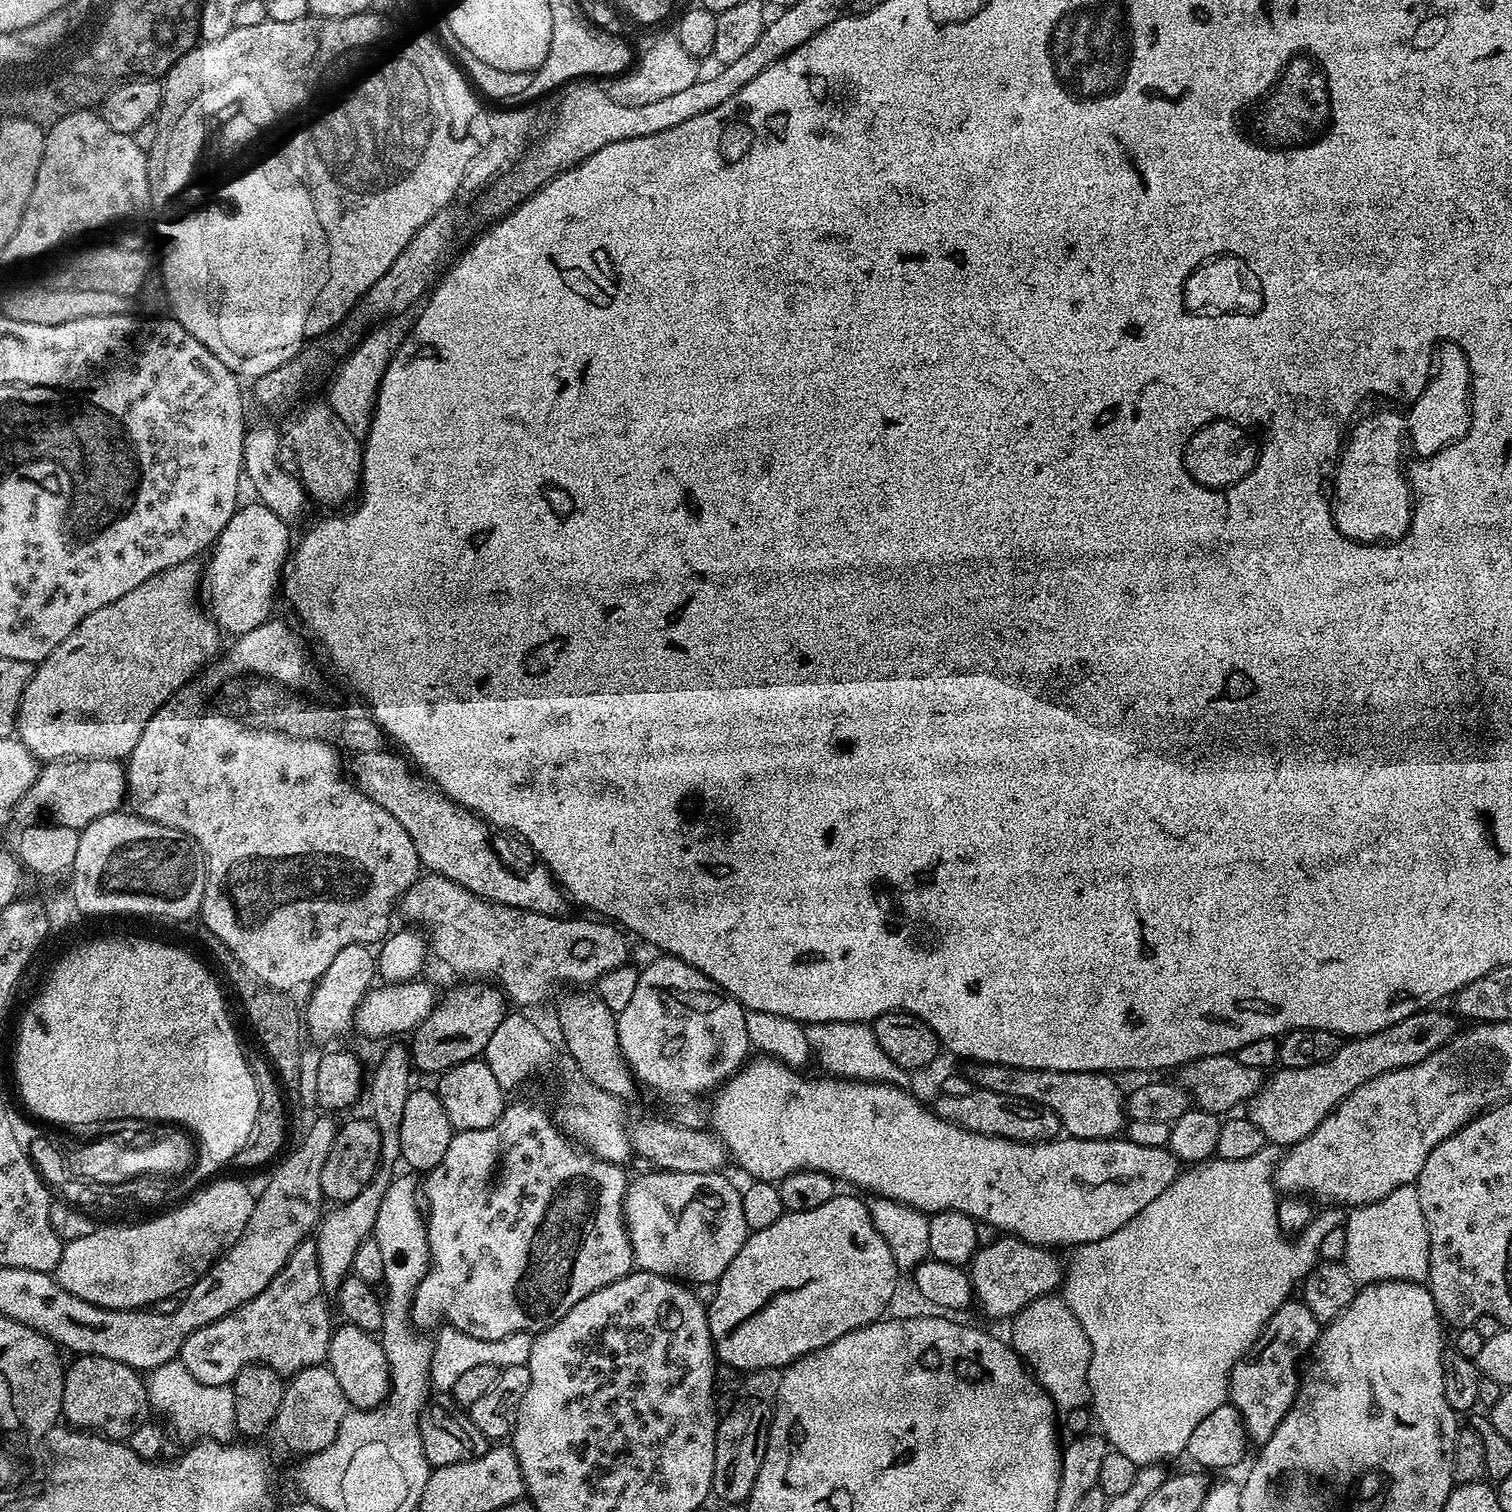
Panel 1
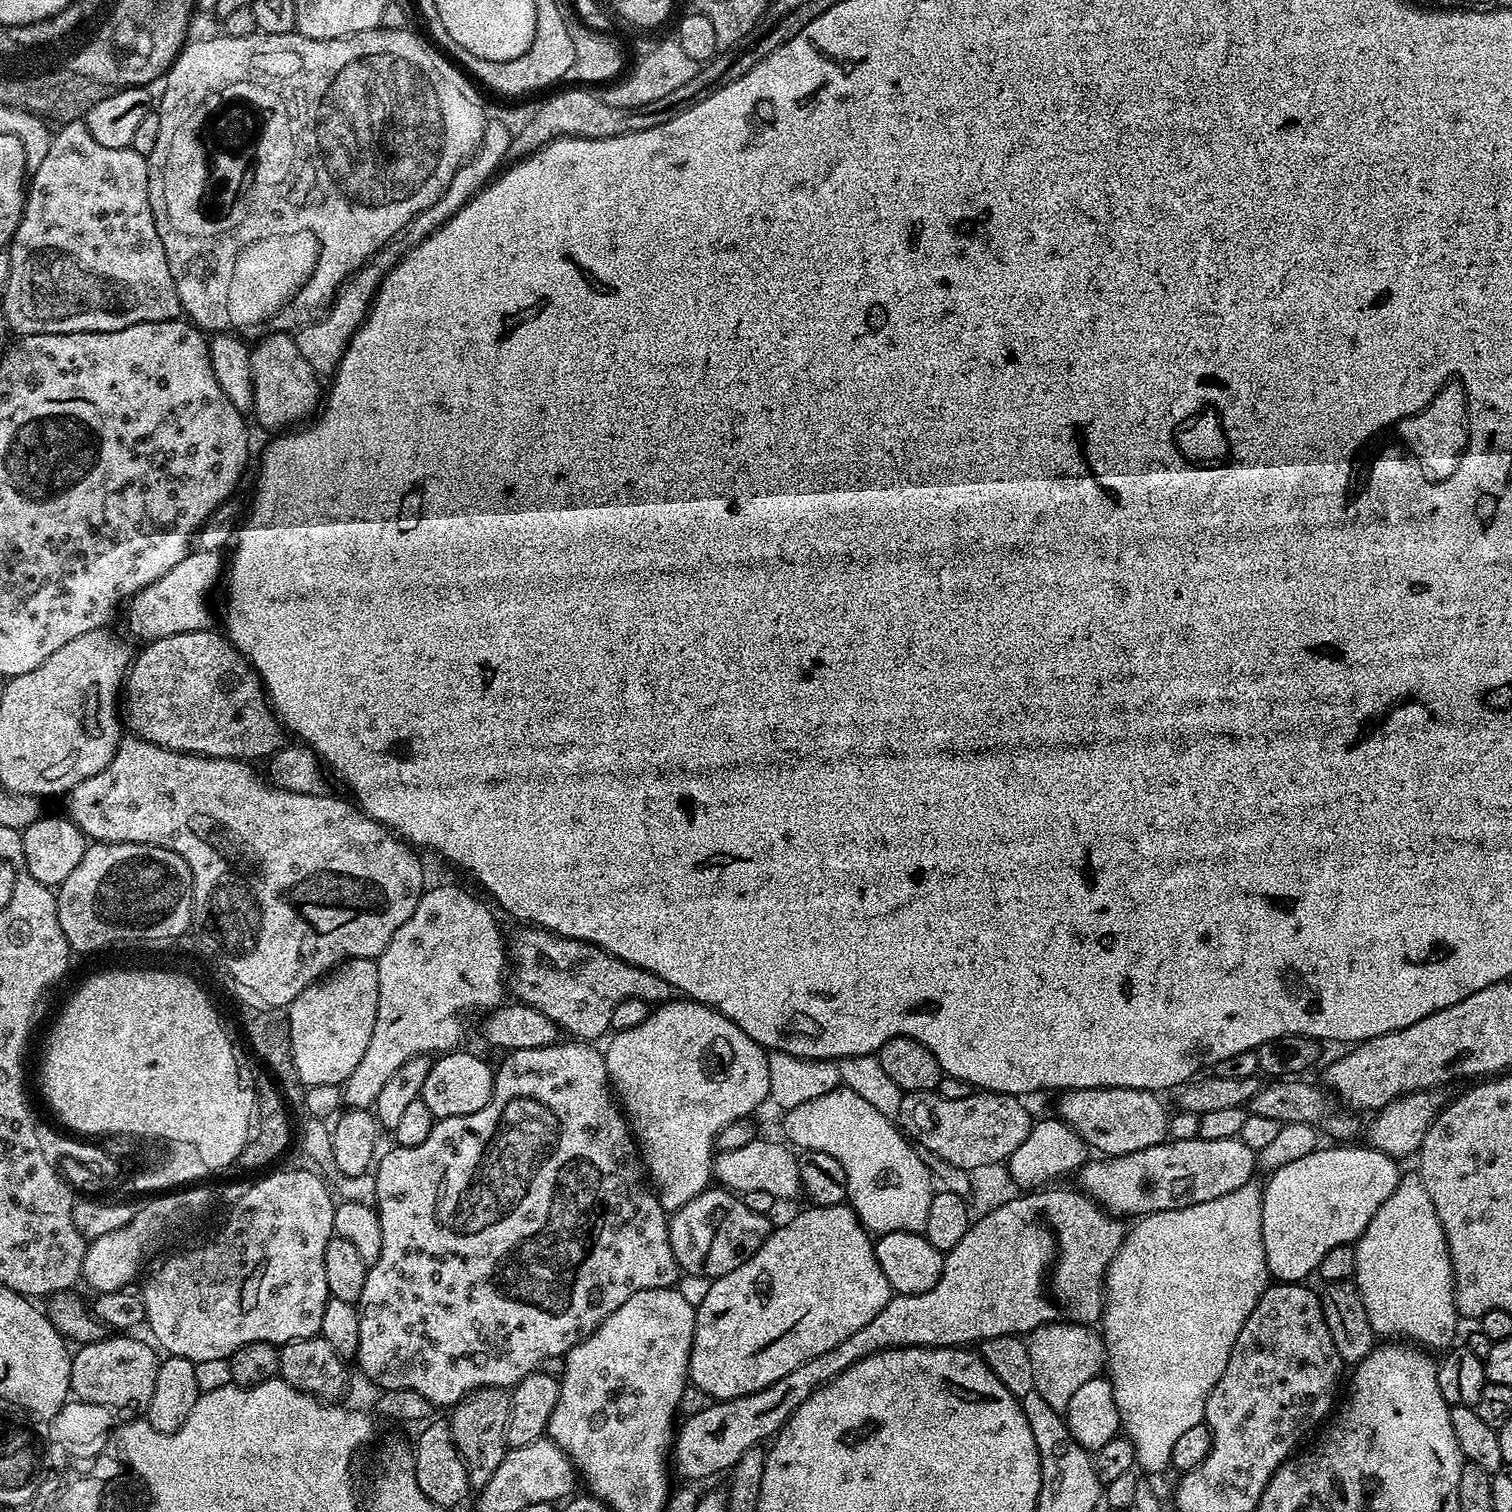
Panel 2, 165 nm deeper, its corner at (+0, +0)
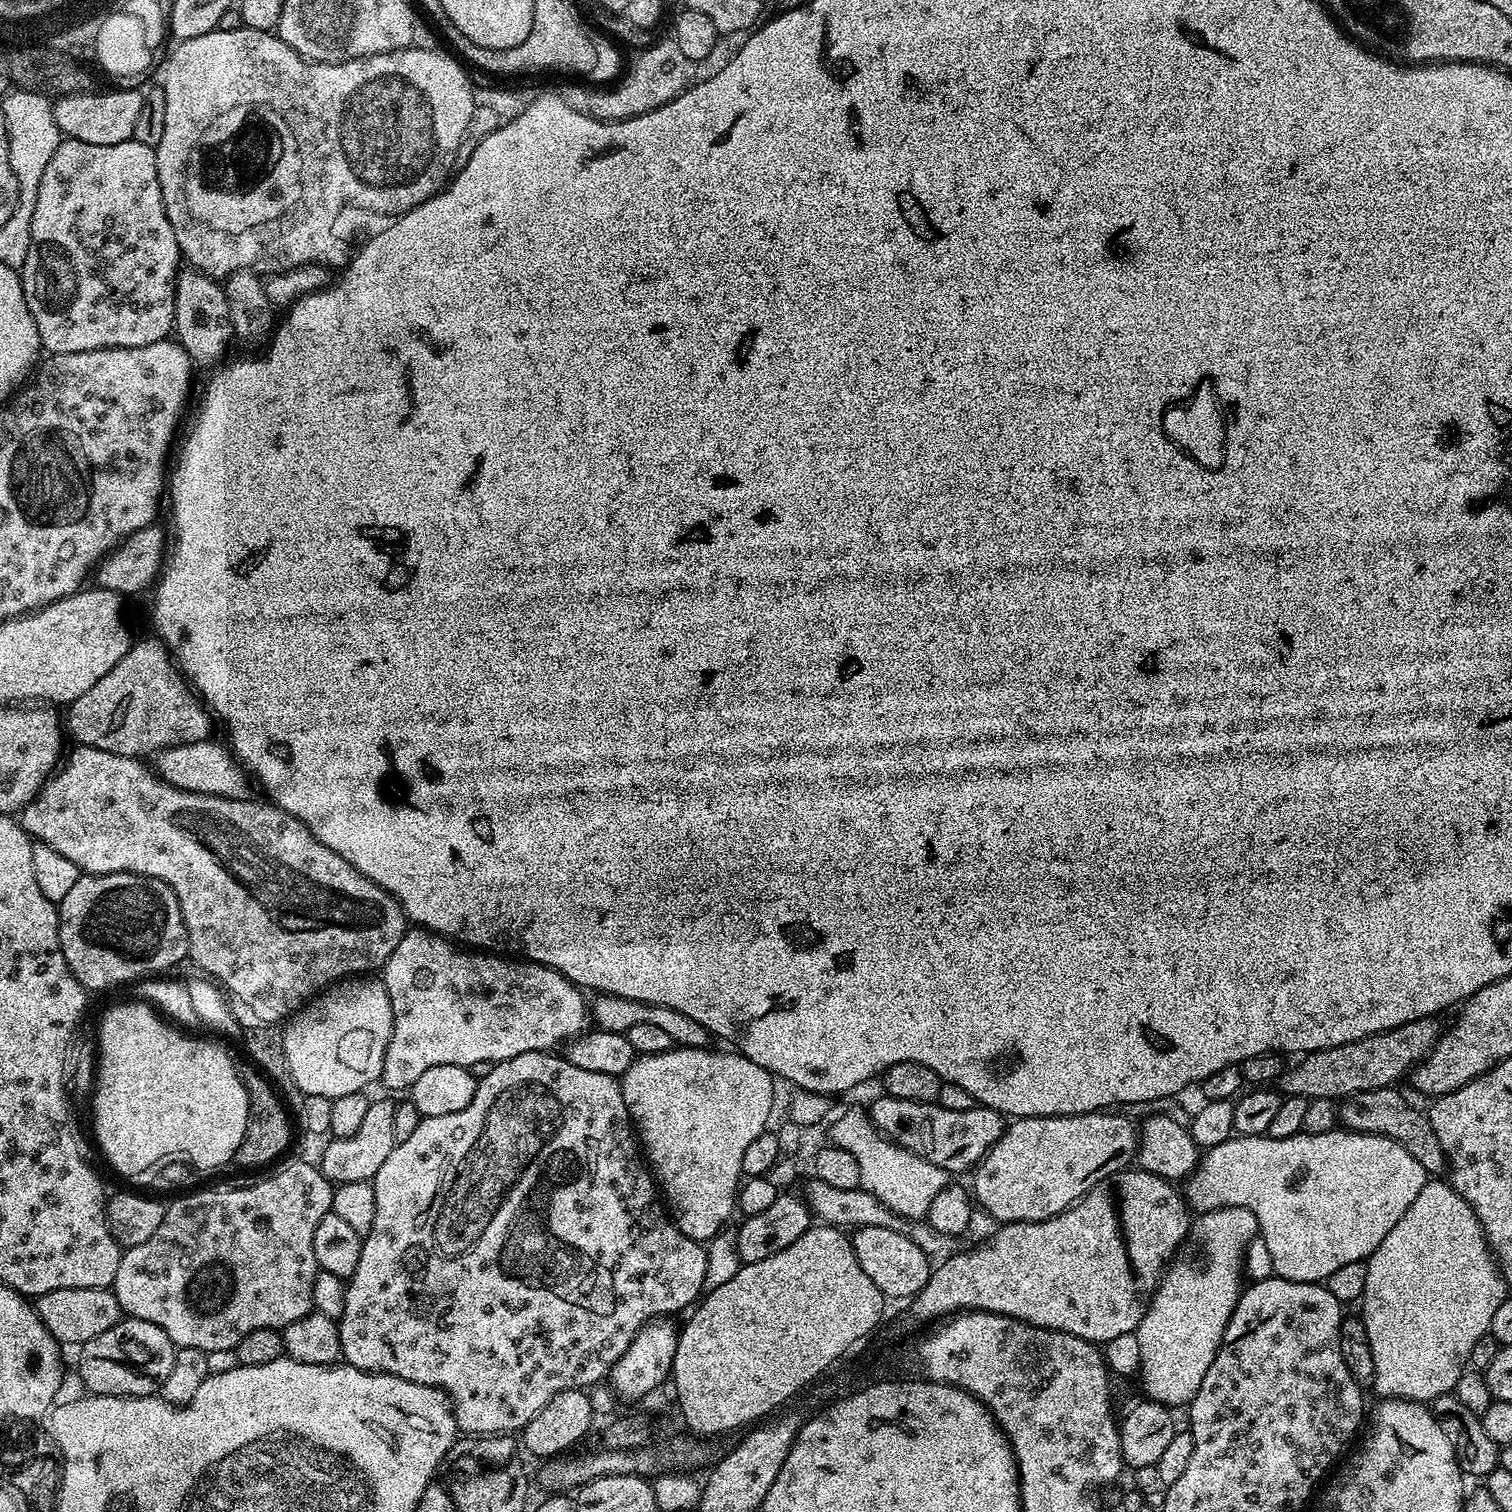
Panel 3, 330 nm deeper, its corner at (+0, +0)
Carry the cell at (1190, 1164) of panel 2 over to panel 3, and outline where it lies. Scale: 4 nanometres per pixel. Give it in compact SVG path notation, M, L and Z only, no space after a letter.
M1333 1130L1322 1134L1310 1134L1303 1131L1299 1136L1290 1138L1270 1138L1267 1134L1263 1136L1233 1135L1232 1139L1222 1142L1222 1146L1214 1146L1201 1155L1192 1175L1183 1181L1182 1195L1189 1209L1196 1211L1197 1208L1197 1213L1200 1214L1214 1212L1218 1208L1238 1208L1254 1214L1262 1240L1264 1236L1264 1248L1268 1251L1269 1262L1272 1263L1271 1271L1290 1282L1318 1284L1327 1282L1330 1274L1334 1274L1334 1270L1338 1270L1338 1266L1346 1266L1350 1262L1359 1260L1367 1261L1368 1257L1374 1254L1374 1250L1378 1250L1378 1246L1382 1246L1382 1238L1386 1238L1386 1234L1390 1234L1390 1230L1394 1230L1394 1226L1398 1226L1398 1218L1402 1218L1402 1214L1406 1214L1406 1210L1410 1210L1410 1202L1414 1202L1414 1198L1418 1198L1422 1186L1428 1183L1429 1179L1428 1172L1419 1164L1418 1158L1414 1158L1414 1154L1410 1154L1410 1150L1402 1150L1402 1146L1398 1146L1398 1142L1385 1136L1351 1130Z

